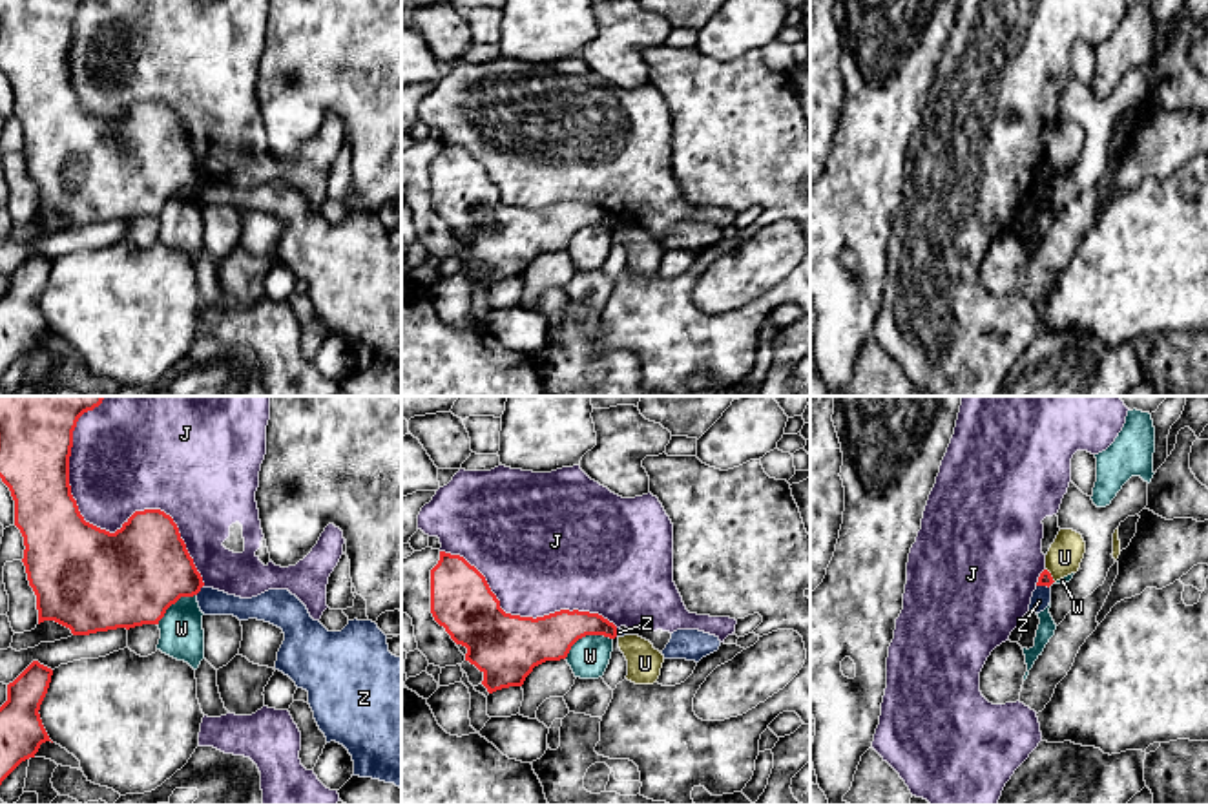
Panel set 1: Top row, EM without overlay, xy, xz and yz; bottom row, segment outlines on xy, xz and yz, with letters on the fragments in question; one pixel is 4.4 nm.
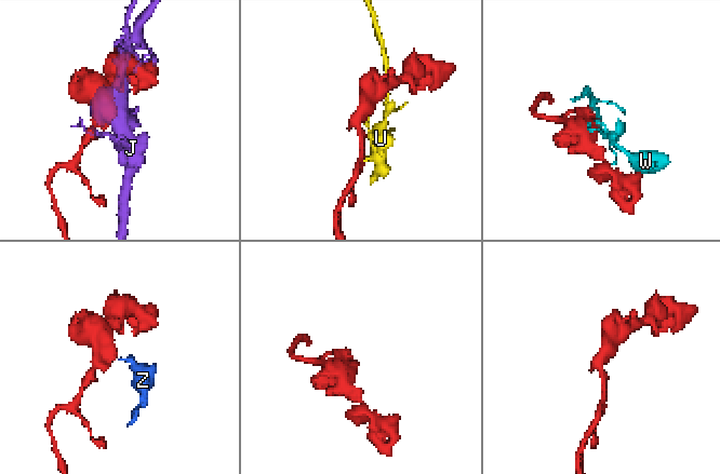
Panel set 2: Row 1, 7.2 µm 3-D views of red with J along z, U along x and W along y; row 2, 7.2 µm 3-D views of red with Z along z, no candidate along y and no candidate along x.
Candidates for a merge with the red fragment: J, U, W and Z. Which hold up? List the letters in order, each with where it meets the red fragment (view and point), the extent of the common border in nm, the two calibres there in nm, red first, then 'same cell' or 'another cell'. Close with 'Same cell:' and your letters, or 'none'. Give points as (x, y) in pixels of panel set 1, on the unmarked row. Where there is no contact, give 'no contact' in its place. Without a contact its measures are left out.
J: contact xy (108, 123); length 950 nm; calibres 460 and 380 nm; another cell
U: contact yz (1050, 167); length 80 nm; calibres 60 and 150 nm; another cell
W: contact xz (586, 225); length 240 nm; calibres 200 and 180 nm; another cell
Z: contact yz (1042, 176); length 60 nm; calibres 60 and 90 nm; another cell
Same cell: none

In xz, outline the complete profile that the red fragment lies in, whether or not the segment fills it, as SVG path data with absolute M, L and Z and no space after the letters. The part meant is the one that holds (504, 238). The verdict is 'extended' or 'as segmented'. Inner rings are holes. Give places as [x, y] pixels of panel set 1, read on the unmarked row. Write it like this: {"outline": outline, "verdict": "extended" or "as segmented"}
{"outline": "M445 142L431 161L431 204L467 239L465 252L484 265L489 285L522 277L535 257L566 250L586 226L617 228L617 217L599 204L560 201L536 210L505 204L485 168Z", "verdict": "as segmented"}

